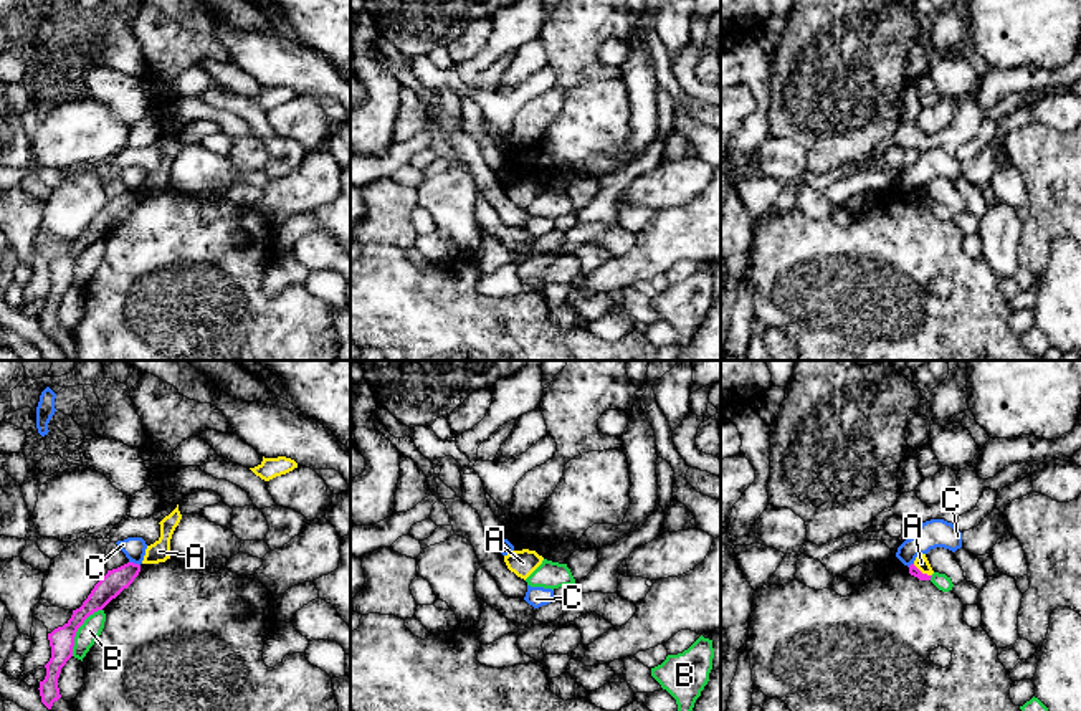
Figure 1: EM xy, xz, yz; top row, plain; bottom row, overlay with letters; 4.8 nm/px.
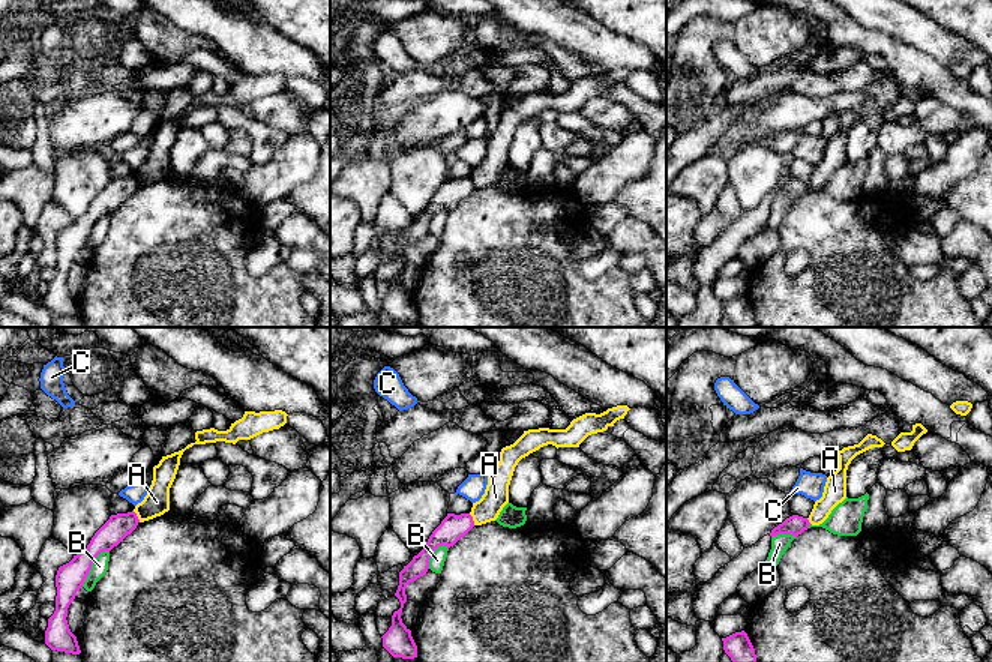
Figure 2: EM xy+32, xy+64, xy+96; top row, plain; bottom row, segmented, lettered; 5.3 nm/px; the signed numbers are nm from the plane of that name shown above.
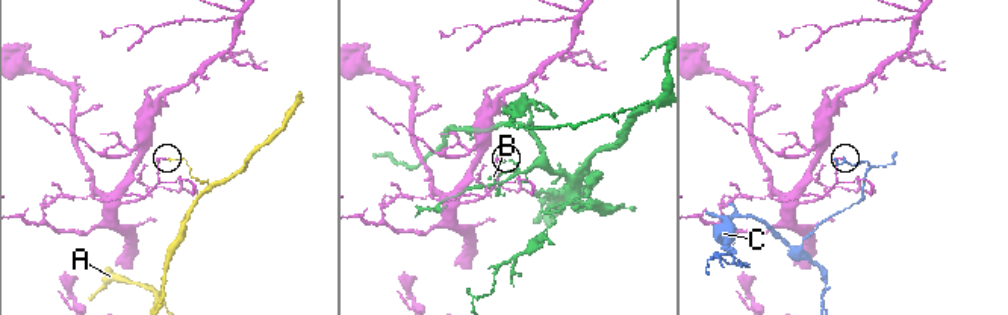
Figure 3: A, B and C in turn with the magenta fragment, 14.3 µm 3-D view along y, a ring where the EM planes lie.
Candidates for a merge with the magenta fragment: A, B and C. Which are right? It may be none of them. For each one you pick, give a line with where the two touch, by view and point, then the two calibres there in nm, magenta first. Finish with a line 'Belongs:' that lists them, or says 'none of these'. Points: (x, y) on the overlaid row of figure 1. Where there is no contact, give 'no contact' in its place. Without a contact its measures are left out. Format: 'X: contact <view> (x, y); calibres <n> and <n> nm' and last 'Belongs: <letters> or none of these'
Belongs: none of these

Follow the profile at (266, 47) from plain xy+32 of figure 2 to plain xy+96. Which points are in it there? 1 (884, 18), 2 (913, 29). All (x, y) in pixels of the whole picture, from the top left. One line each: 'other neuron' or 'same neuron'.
1: same neuron
2: same neuron

